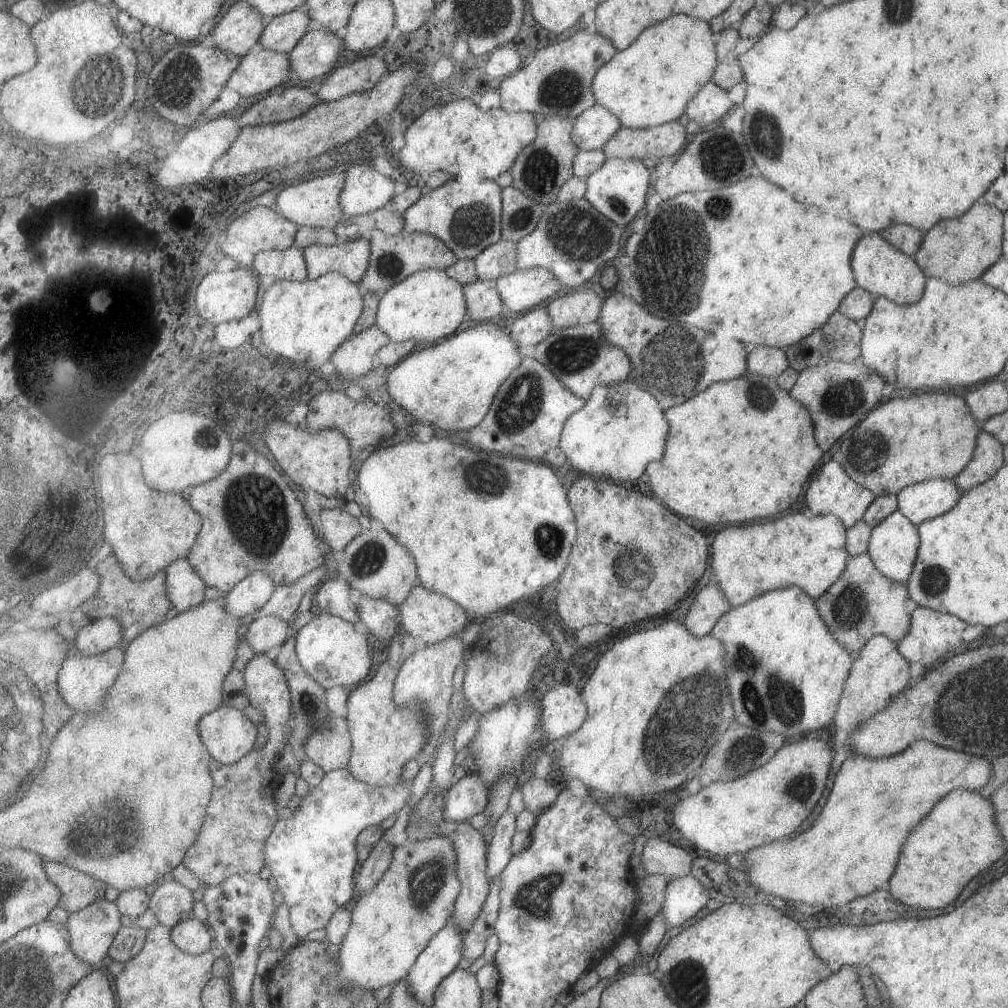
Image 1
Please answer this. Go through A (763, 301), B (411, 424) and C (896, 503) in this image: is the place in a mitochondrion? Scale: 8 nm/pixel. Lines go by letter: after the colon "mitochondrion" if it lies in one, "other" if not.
A: other
B: other
C: other

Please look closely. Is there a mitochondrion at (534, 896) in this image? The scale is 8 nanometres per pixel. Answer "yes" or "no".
yes

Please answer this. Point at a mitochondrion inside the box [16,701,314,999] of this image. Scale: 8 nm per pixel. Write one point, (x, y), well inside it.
(114, 813)

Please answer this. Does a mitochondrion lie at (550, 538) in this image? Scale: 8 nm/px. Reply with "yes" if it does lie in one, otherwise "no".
yes

